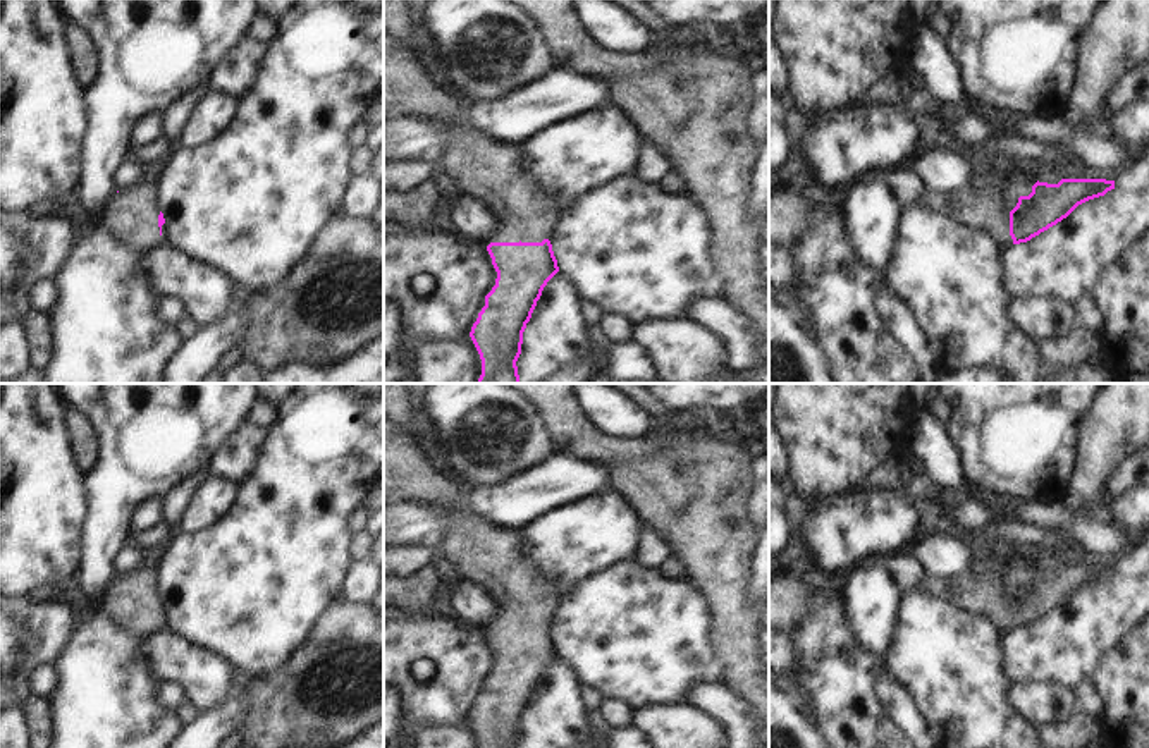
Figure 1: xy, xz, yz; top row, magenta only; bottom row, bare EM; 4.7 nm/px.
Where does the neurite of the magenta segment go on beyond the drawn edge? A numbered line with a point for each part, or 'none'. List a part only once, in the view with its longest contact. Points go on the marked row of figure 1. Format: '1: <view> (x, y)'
1: yz (998, 220)

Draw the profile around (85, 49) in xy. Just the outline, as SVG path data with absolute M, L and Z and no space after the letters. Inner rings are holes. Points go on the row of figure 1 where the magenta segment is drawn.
M69 22L69 41L79 79L91 88L100 77L100 46L95 36L77 22Z

